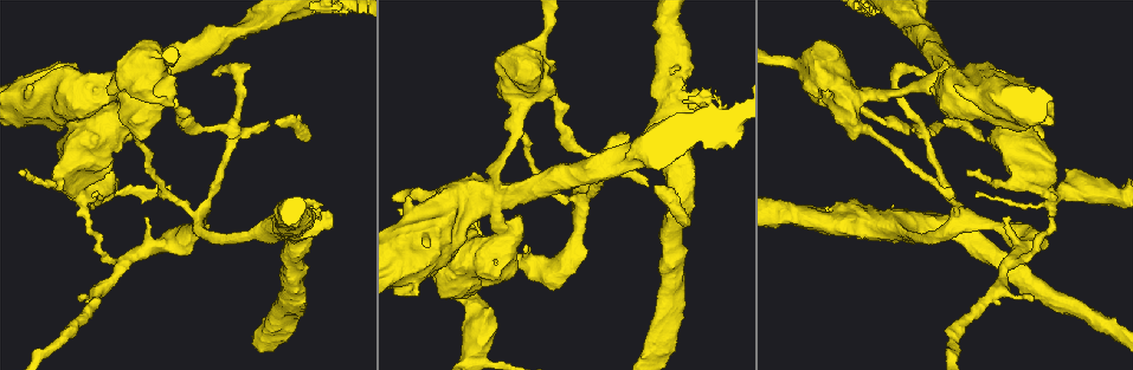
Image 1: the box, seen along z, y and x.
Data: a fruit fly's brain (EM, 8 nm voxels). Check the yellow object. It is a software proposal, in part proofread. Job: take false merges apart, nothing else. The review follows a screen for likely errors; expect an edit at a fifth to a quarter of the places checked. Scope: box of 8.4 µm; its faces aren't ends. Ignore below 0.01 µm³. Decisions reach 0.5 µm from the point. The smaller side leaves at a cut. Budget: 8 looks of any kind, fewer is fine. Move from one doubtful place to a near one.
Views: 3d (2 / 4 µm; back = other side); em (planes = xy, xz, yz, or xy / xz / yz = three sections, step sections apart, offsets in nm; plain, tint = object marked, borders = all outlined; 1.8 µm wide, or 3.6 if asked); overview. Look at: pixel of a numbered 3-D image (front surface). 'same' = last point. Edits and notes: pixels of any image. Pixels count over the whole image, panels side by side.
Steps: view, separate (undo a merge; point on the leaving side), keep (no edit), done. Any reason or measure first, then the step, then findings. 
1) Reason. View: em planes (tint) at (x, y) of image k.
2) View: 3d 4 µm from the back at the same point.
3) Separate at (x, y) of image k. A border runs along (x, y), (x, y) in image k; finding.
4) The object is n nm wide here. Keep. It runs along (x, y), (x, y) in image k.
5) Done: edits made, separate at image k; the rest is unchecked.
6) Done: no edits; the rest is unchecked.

Four arms meet. View: 3d 4 µm at (920, 128) of image 1.

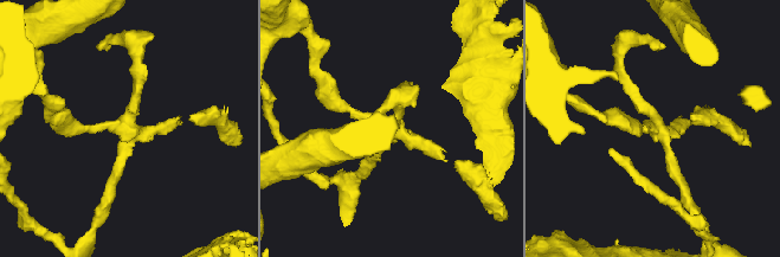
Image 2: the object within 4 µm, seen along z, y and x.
Shape alone is not enough. View: em planes (plain) at (124, 123) of image 2.

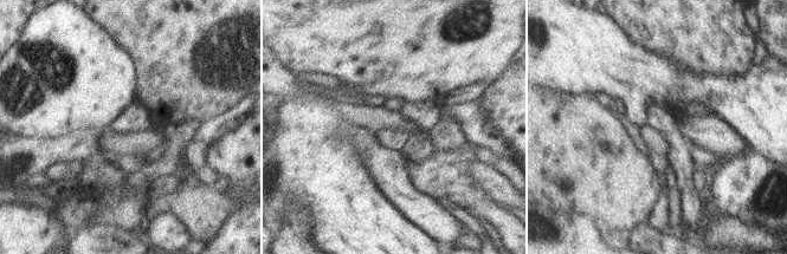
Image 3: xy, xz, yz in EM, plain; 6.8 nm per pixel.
Where the object lies. View: em planes (tint) at the same point.

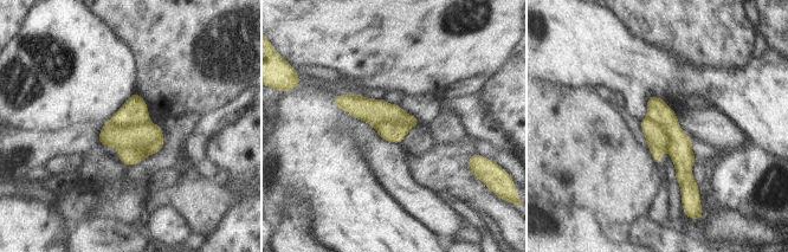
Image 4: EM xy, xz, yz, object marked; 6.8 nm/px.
Separate at (134, 111) of image 4. Two cells meet here.

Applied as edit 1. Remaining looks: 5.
Redraw. View: overview.

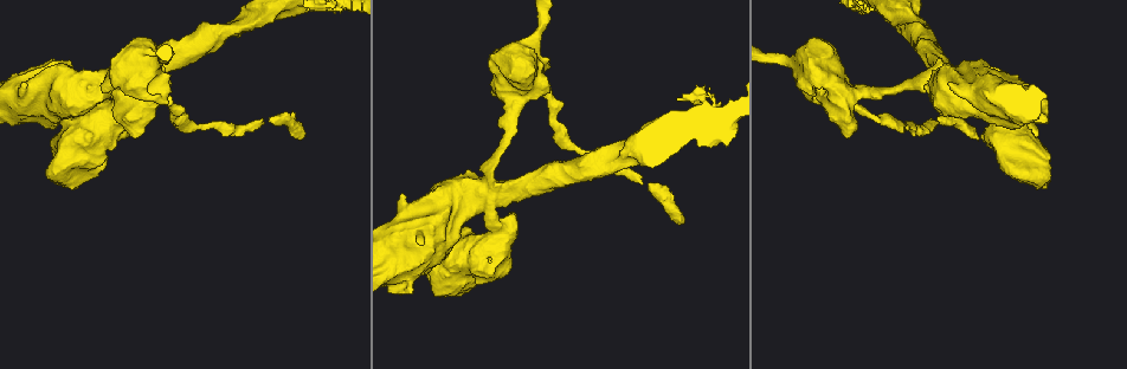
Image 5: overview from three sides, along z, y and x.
Small branch off a trunk. View: 3d 4 µm at (133, 98) of image 5.

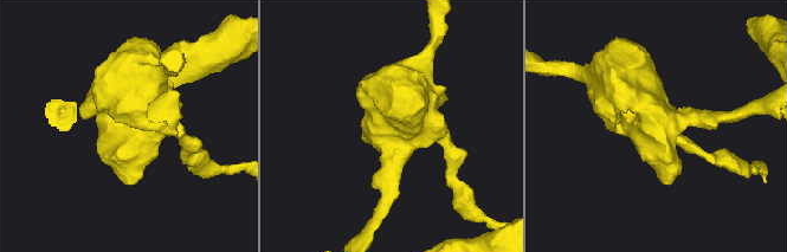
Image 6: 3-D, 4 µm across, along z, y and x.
View: em 3.6 µm planes (tint) at (663, 122) of image 6.

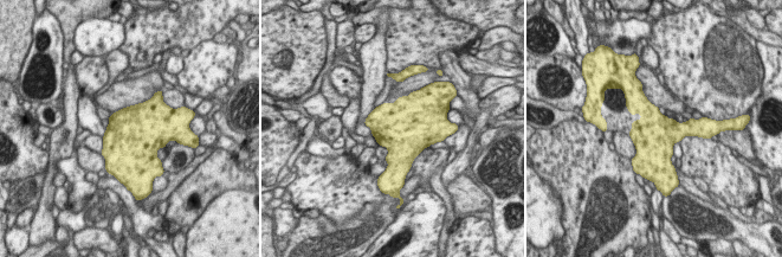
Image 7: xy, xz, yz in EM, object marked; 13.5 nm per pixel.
Keep. All the same cell.

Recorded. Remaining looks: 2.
Sudden change in width. View: 3d 4 µm at (406, 283) of image 5.

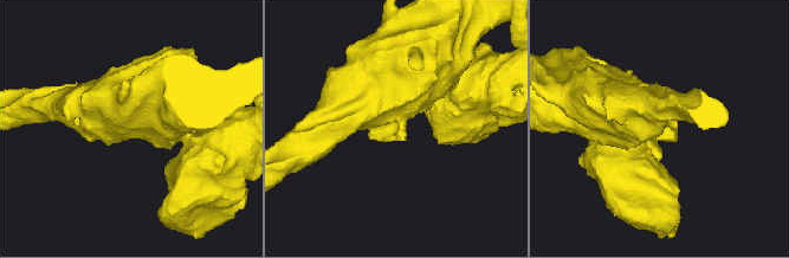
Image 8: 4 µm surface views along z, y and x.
Now the EM. View: em 3.6 µm planes (borders) at (396, 125) of image 8.

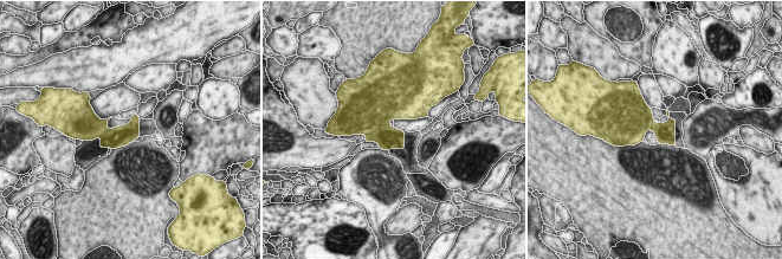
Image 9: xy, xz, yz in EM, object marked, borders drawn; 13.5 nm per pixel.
Keep. All the same cell.

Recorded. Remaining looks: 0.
Done: edits made, separate at image 4; the rest is unchecked.

